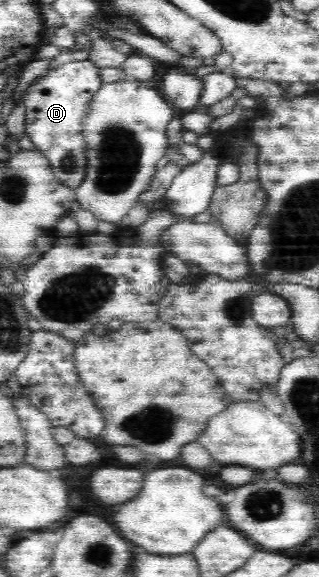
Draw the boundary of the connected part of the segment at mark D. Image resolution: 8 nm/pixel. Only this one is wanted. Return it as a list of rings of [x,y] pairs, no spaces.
[[[89,59],[72,60],[61,63],[44,77],[36,79],[22,96],[25,104],[25,133],[43,156],[47,157],[54,175],[69,188],[76,189],[87,172],[87,145],[83,140],[80,125],[83,124],[91,100],[101,84],[101,69],[95,63]]]

